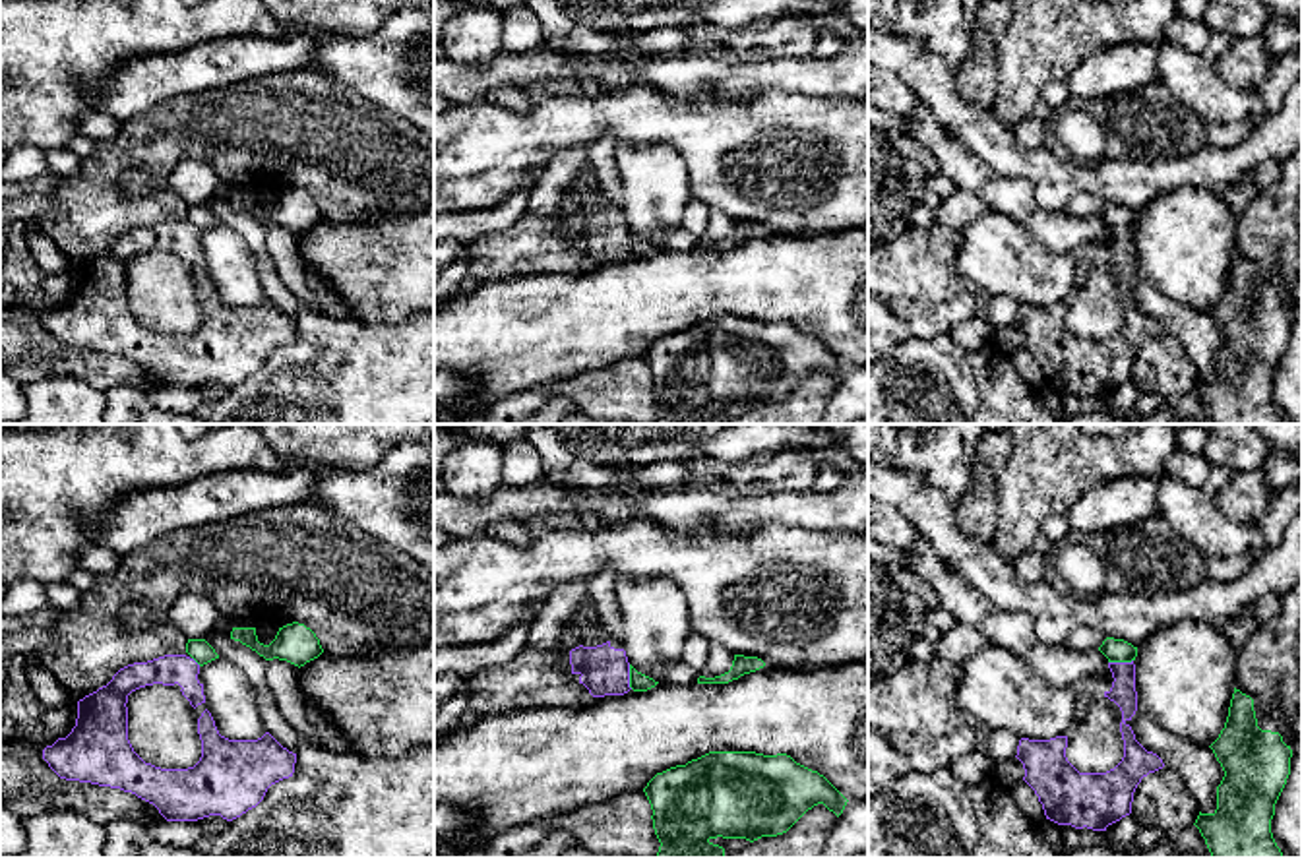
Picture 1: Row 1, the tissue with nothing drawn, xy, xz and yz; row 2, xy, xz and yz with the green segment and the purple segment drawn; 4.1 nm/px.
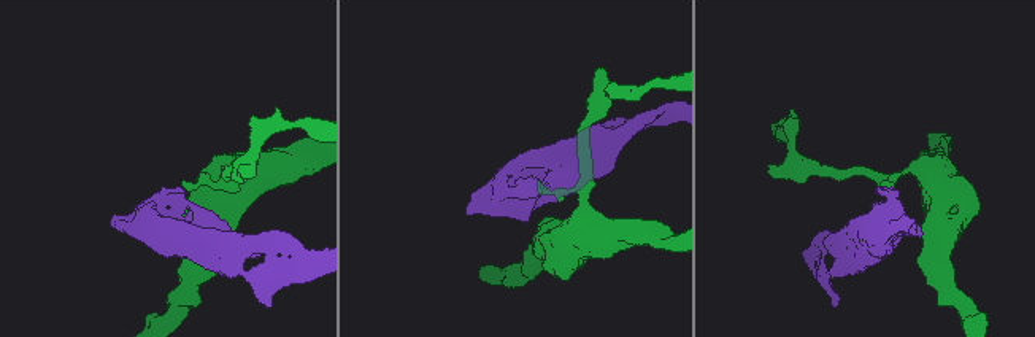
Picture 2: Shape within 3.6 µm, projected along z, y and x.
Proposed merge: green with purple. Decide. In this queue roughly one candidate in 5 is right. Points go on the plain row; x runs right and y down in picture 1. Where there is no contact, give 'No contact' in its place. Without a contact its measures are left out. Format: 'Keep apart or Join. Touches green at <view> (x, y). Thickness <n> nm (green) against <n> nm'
Keep apart. Touches green at xz (630, 243). Thickness 80 nm (green) against 200 nm

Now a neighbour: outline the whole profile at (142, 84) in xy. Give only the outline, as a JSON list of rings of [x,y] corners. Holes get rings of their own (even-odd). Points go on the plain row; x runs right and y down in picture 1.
[[[294,33],[281,37],[223,37],[180,52],[138,56],[126,62],[114,79],[93,99],[99,110],[118,122],[174,99],[232,83],[312,70],[318,37]]]

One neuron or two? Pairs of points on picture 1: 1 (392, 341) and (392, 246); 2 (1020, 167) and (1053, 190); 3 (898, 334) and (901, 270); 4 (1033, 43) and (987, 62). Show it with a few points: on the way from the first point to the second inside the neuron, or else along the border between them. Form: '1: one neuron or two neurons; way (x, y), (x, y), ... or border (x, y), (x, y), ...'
1: two neurons; border (413, 312), (396, 322), (363, 322), (353, 318)
2: one neuron; way (1027, 167), (1045, 183)
3: two neurons; border (888, 306), (905, 322), (911, 336)
4: two neurons; border (1012, 20), (998, 43), (998, 95), (992, 103)

